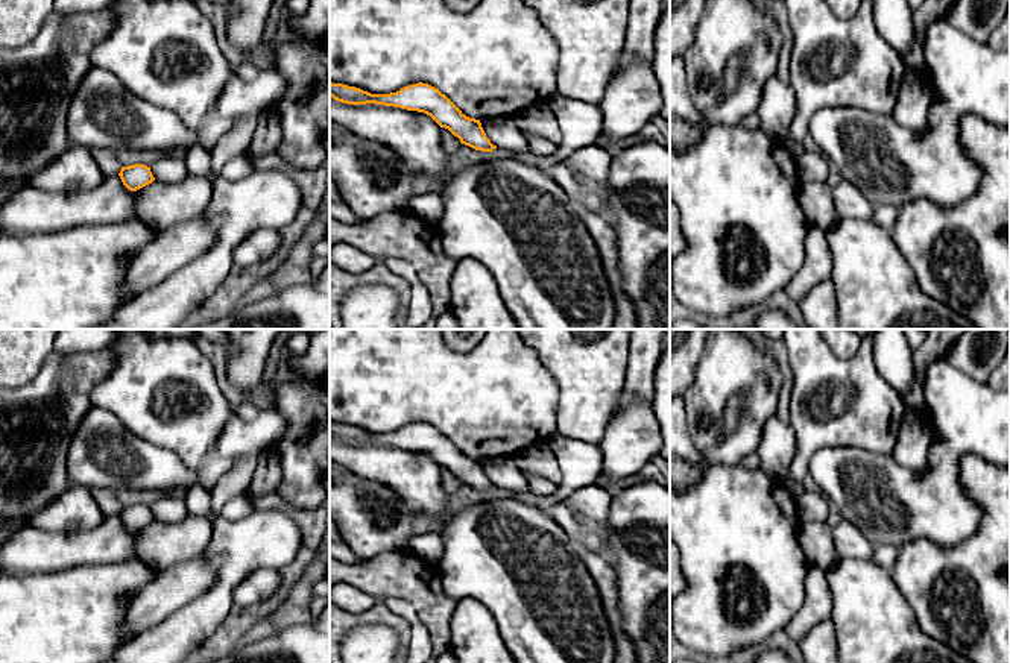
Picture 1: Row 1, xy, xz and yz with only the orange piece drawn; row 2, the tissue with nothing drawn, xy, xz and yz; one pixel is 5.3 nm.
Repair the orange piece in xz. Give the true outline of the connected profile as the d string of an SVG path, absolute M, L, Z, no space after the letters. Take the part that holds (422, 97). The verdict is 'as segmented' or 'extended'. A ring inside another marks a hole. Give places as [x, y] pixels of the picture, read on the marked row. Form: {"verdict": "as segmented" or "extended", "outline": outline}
{"verdict": "as segmented", "outline": "M330 82L330 96L348 105L375 103L424 112L462 144L481 152L497 149L486 137L480 120L466 117L445 94L428 83L413 83L390 94L371 94L355 86Z"}

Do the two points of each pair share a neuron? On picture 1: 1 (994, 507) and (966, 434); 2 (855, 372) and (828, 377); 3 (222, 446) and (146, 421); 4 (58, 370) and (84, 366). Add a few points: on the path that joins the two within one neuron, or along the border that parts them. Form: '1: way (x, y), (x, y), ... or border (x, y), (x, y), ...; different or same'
1: border (994, 463), (963, 455), (959, 461), (960, 487); different
2: way (849, 377), (834, 377); same
3: border (234, 414), (210, 455); different
4: way (64, 370), (78, 370); same

